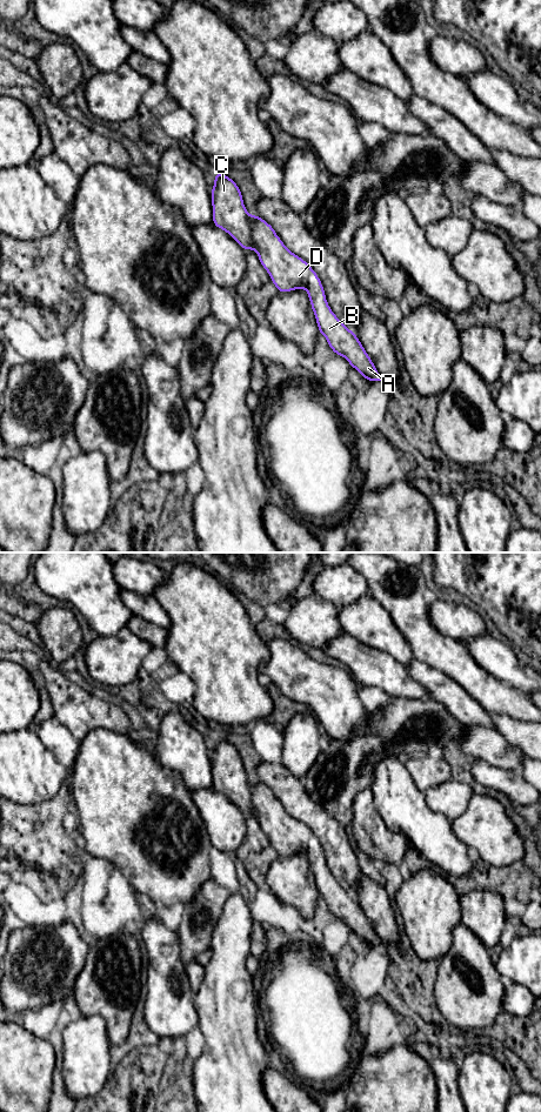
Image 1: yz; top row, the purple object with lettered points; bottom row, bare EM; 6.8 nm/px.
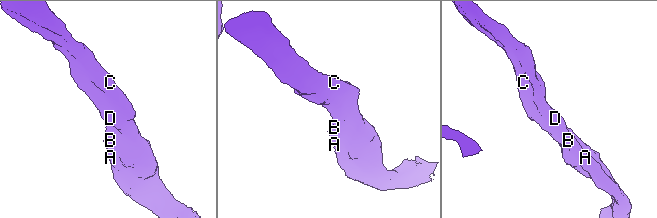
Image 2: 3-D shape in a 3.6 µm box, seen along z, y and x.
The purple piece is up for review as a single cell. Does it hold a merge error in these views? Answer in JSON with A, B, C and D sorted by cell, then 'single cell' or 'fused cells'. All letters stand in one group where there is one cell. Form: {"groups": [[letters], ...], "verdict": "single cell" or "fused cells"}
{"groups": [["A", "B", "C", "D"]], "verdict": "single cell"}

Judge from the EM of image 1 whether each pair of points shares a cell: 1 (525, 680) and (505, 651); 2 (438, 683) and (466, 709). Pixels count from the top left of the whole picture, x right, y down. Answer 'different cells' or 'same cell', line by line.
1: same cell
2: same cell

